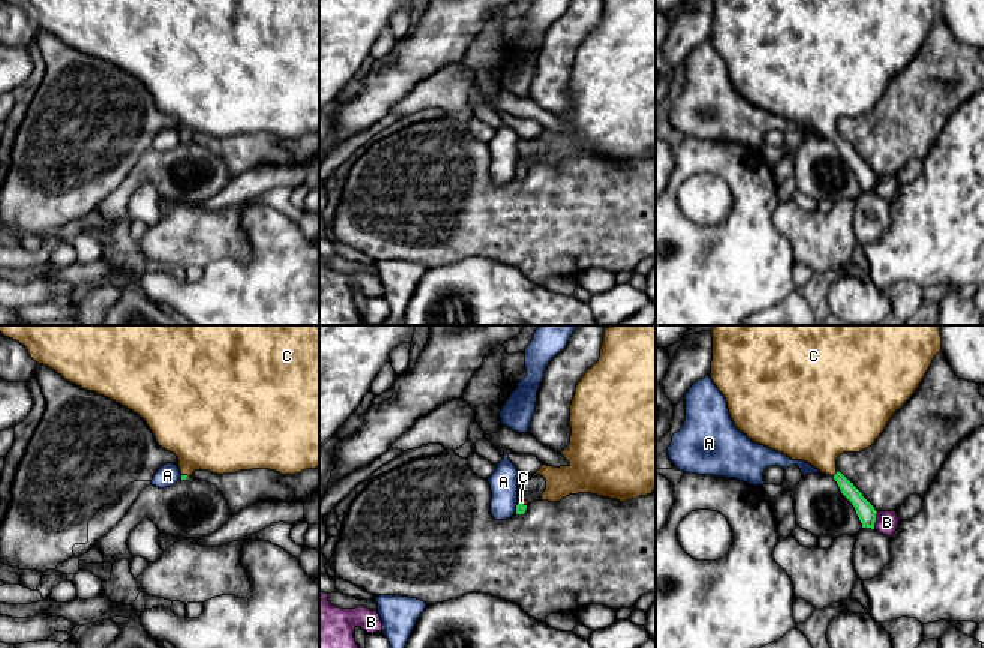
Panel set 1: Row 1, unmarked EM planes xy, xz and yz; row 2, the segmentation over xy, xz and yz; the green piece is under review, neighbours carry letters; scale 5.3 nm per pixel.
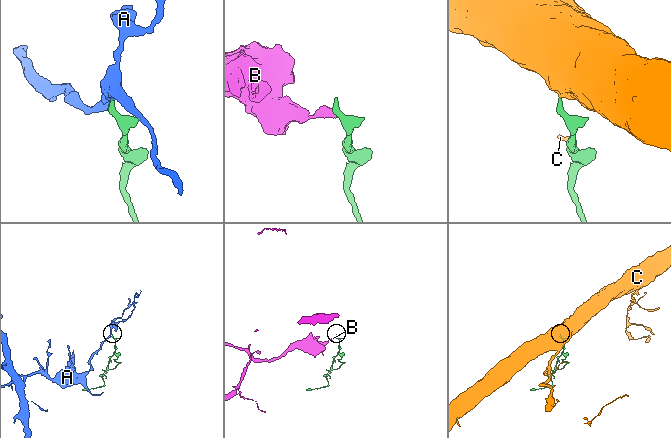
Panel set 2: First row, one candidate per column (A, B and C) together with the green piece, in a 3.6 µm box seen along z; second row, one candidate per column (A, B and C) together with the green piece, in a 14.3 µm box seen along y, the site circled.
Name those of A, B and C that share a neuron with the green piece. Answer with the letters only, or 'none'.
C

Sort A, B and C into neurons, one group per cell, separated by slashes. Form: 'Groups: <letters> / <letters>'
Groups: A / B / C

